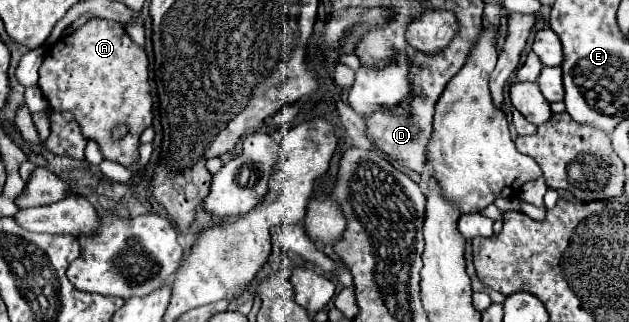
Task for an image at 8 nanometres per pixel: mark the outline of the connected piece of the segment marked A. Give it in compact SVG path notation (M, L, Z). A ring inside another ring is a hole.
M91 19L85 25L81 25L75 33L61 37L47 53L41 69L39 69L39 81L37 81L43 97L47 99L47 109L33 113L33 123L39 131L41 139L47 139L51 133L49 115L55 111L69 111L73 119L79 123L81 133L85 139L93 139L101 147L103 159L131 165L139 161L139 135L151 125L153 113L151 113L151 95L149 95L149 83L147 83L147 55L145 51L125 33L119 21L103 21L103 19ZM119 123L125 123L129 127L129 135L121 139L119 143L111 141L111 129Z

